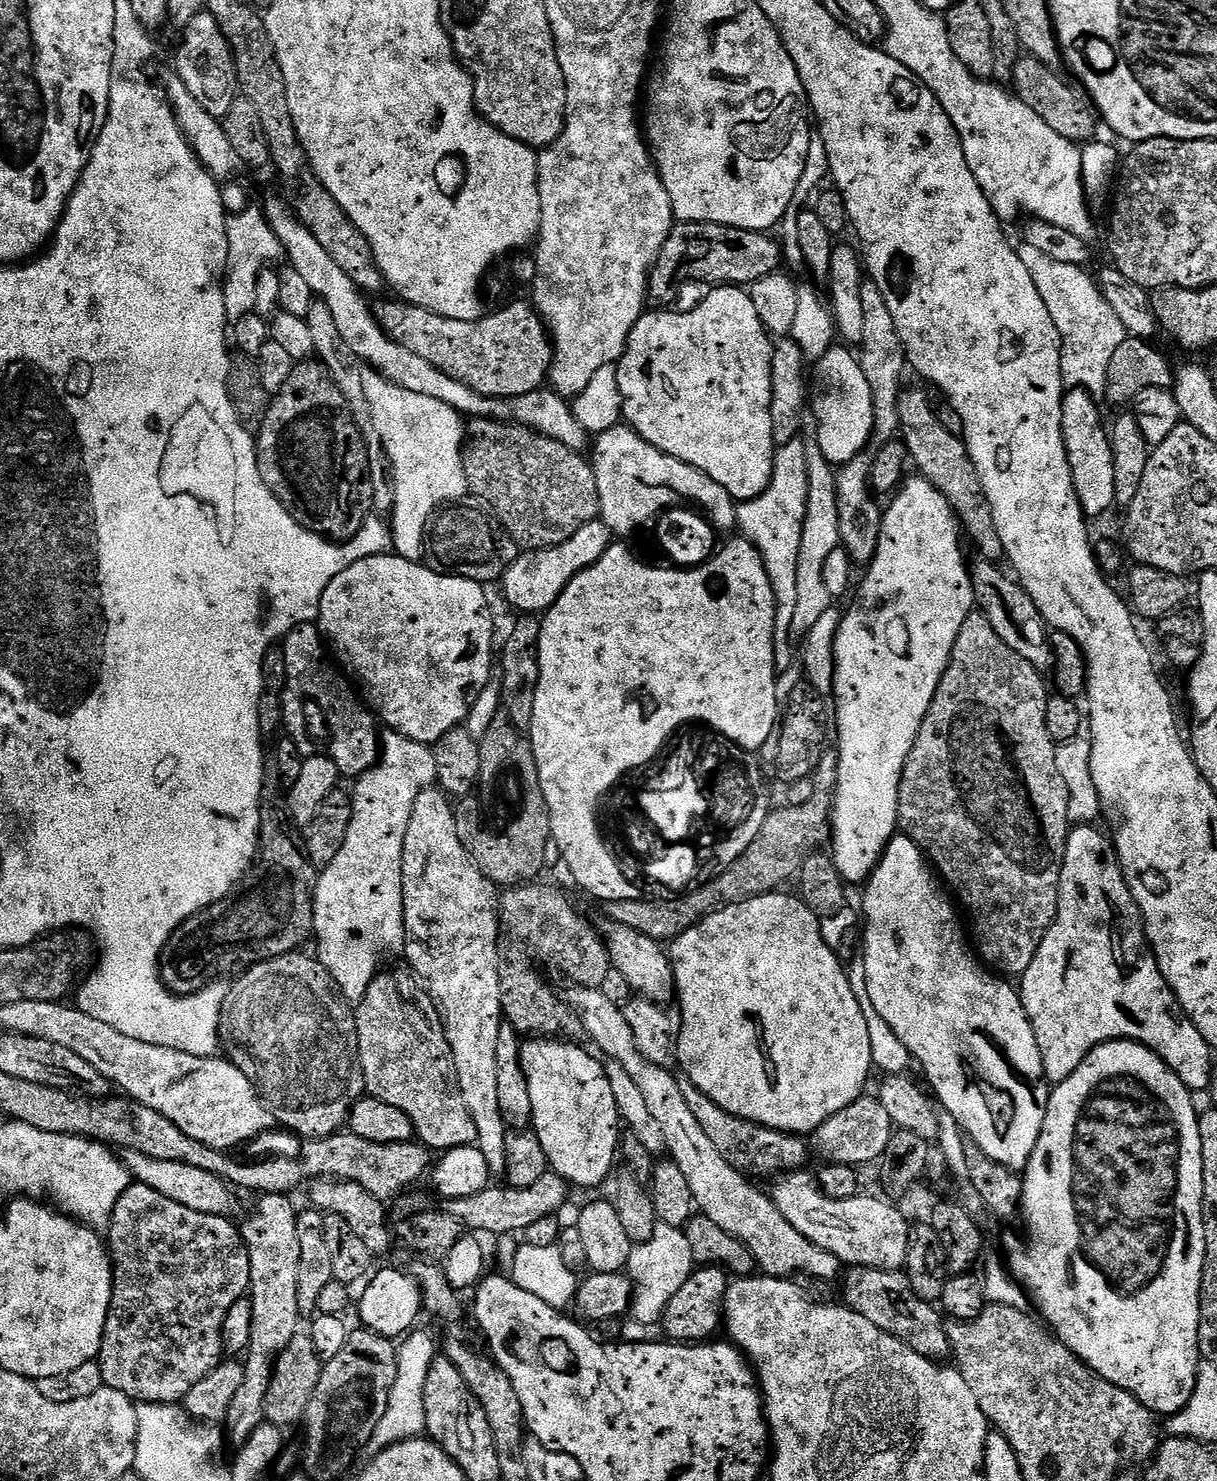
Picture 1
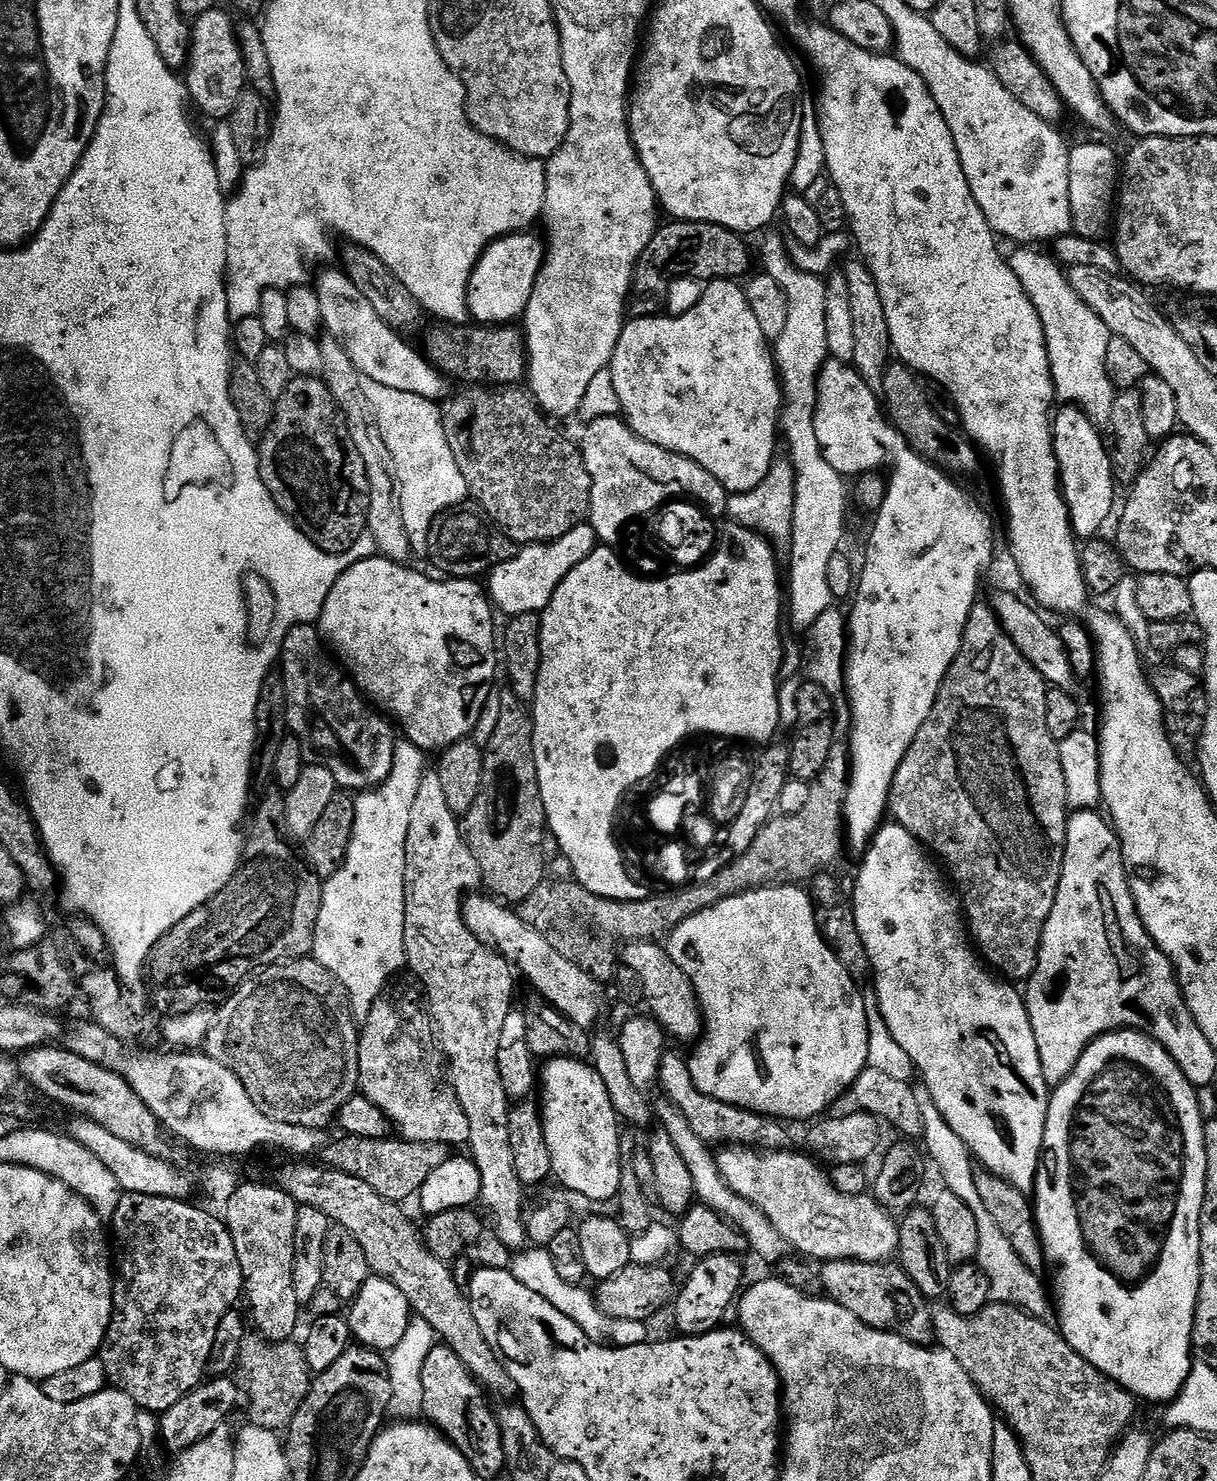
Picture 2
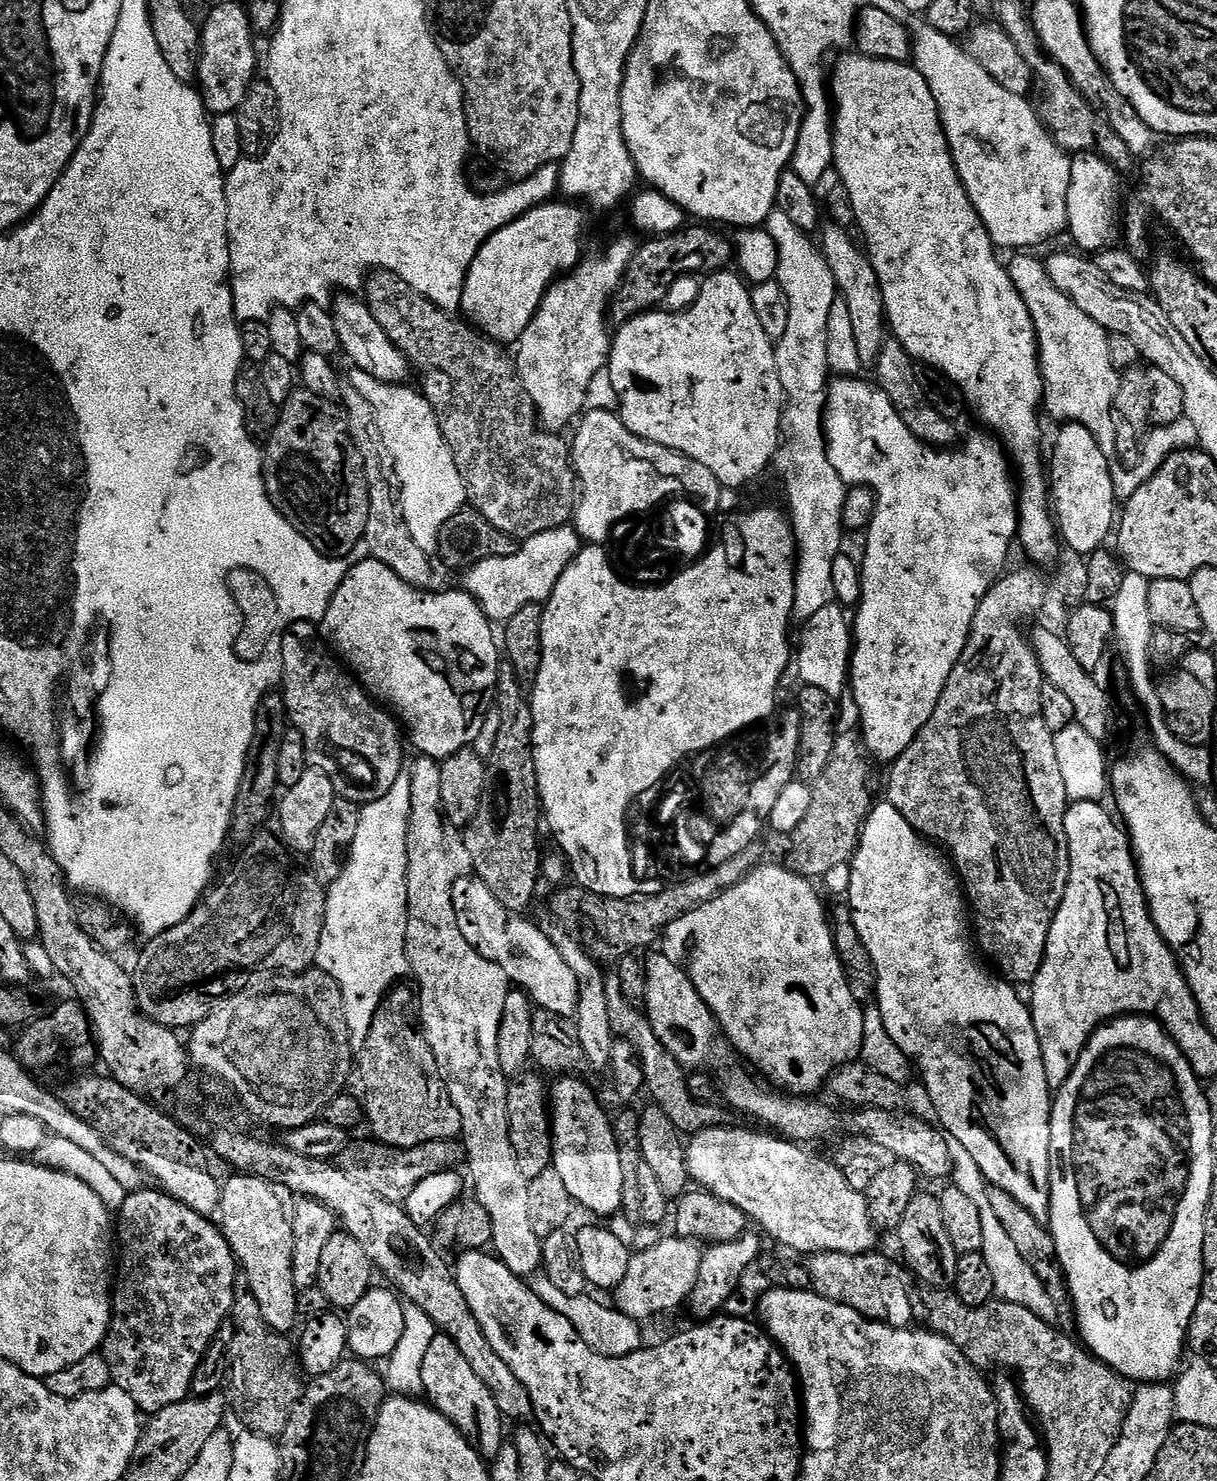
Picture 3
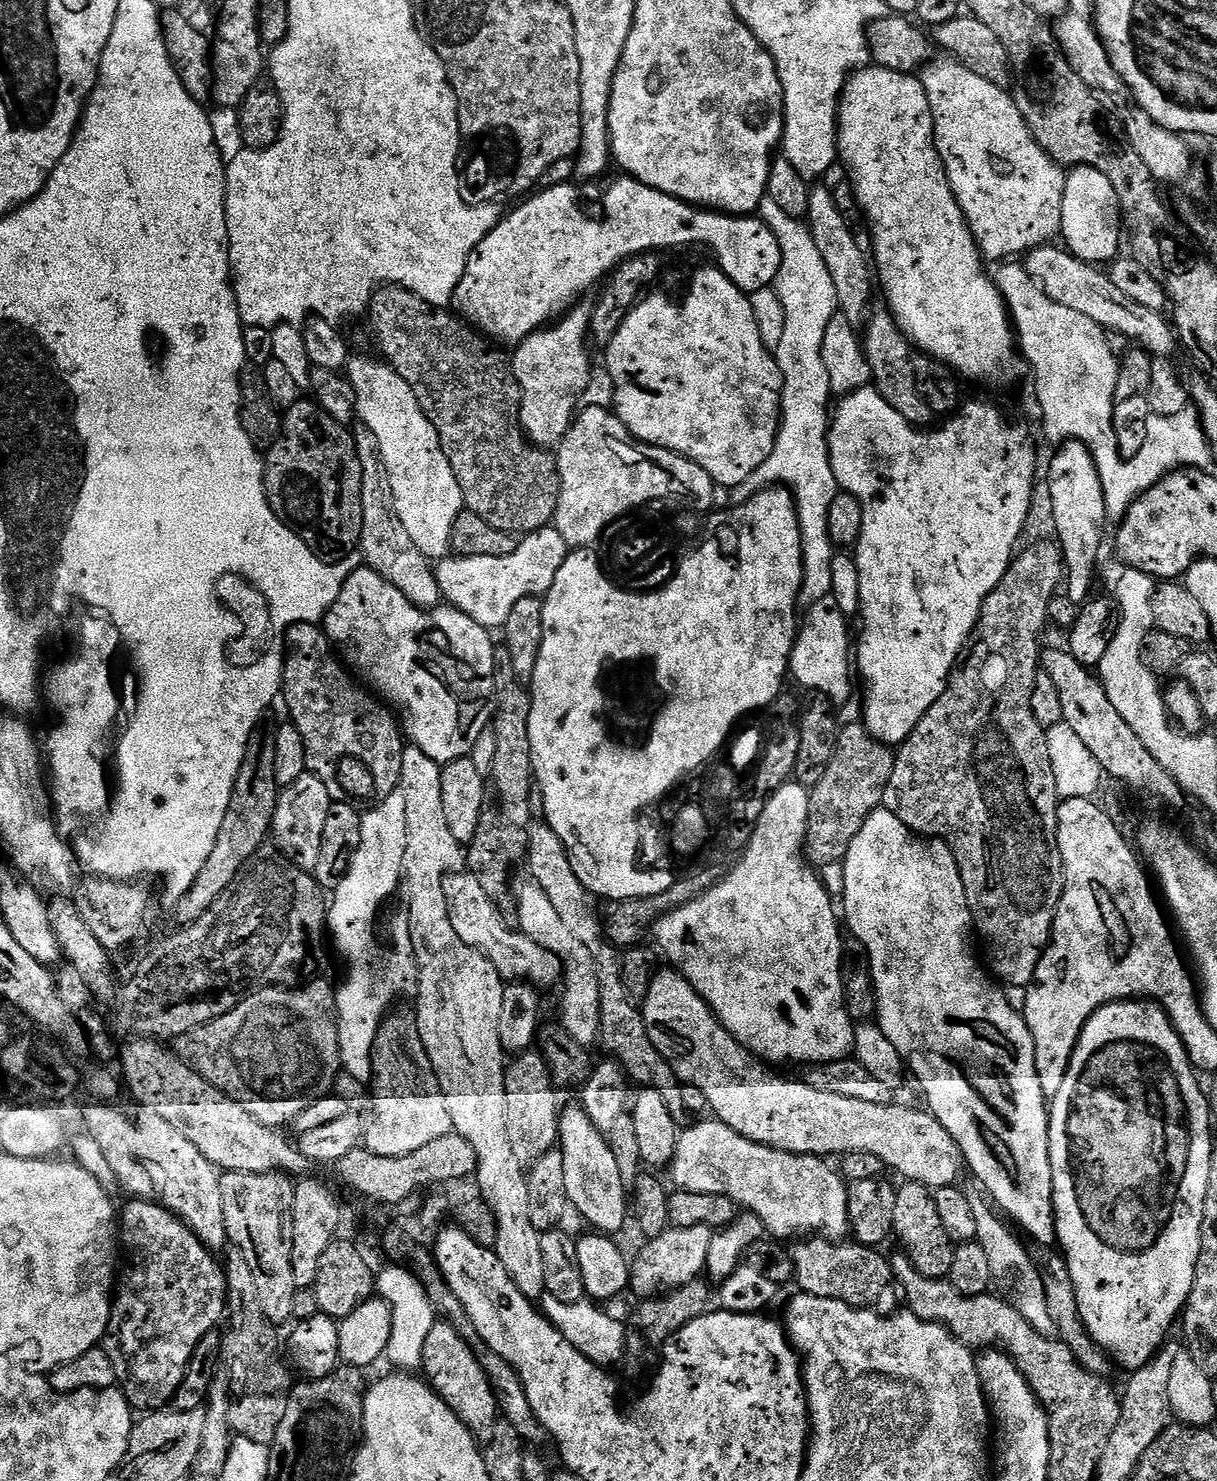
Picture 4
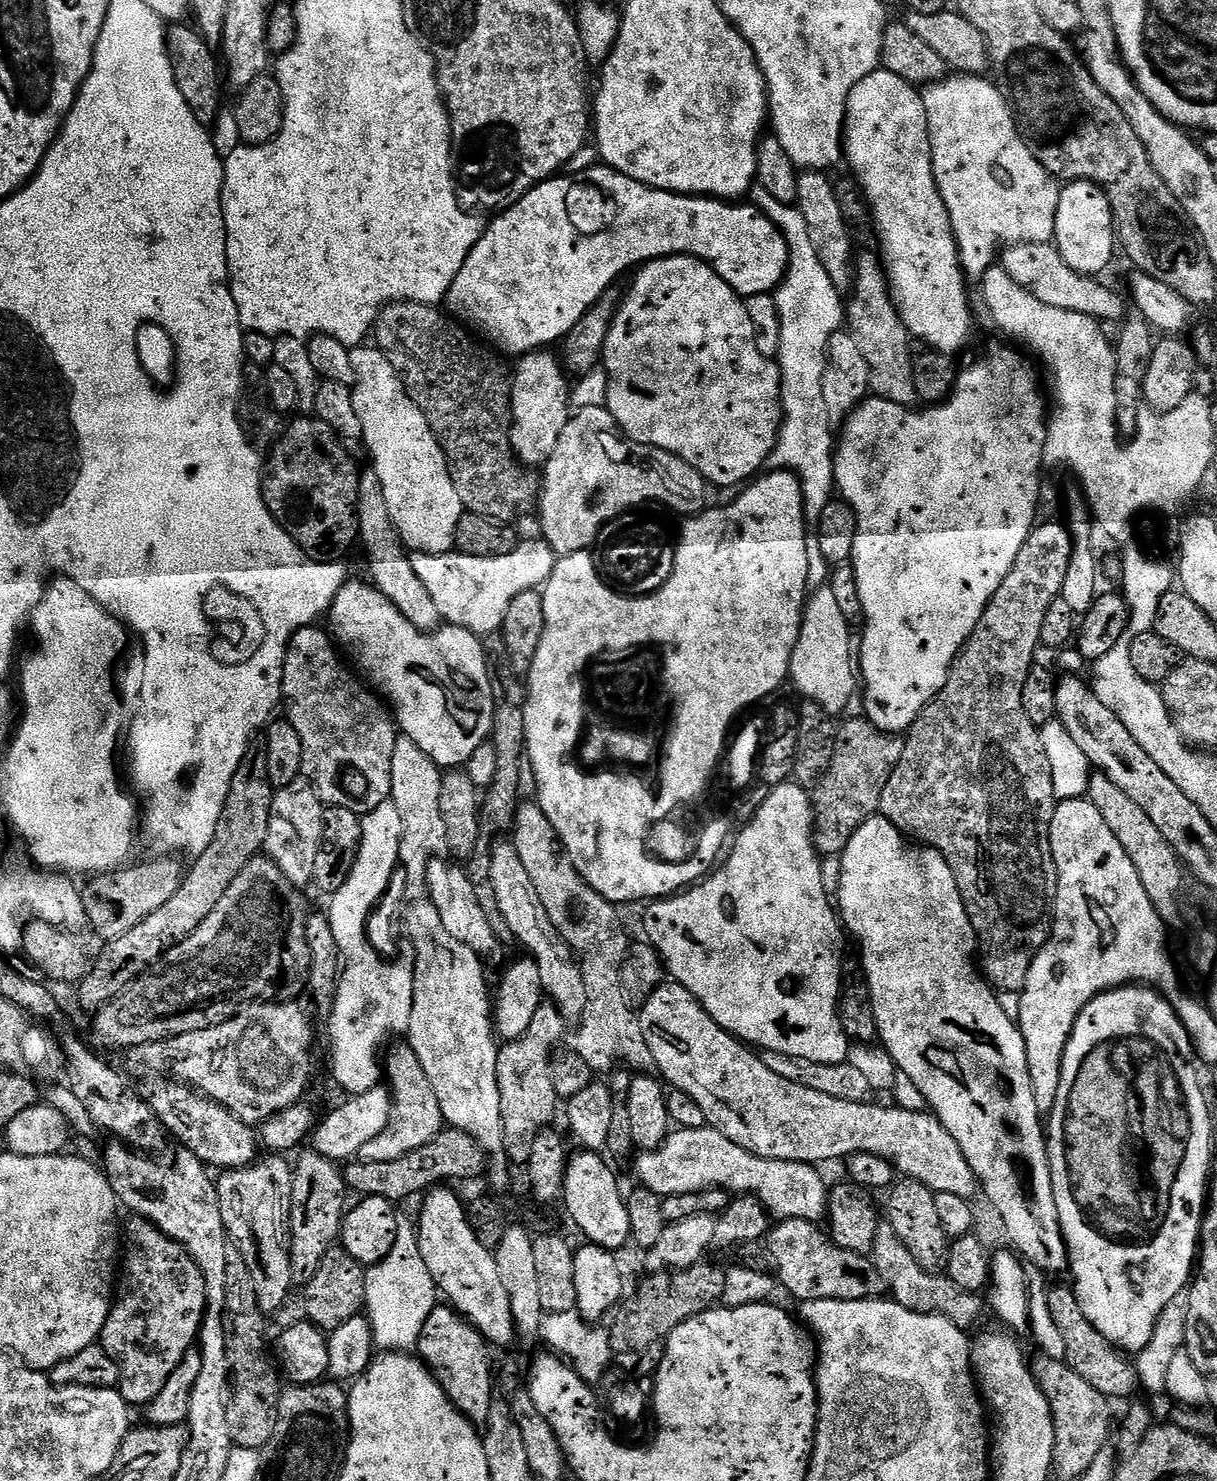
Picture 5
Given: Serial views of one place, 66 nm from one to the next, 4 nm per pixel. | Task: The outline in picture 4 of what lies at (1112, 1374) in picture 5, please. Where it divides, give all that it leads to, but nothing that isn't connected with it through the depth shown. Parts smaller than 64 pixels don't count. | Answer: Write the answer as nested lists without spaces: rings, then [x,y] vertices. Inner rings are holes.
[[[1044,1246],[1037,1247],[1035,1250],[1037,1252],[1031,1253],[1030,1260],[1033,1265],[1036,1263],[1036,1268],[1040,1271],[1038,1279],[1045,1295],[1046,1311],[1050,1314],[1051,1321],[1054,1322],[1055,1339],[1065,1344],[1070,1350],[1070,1354],[1074,1354],[1077,1362],[1090,1374],[1107,1377],[1109,1375],[1108,1371],[1114,1368],[1113,1361],[1108,1353],[1096,1343],[1092,1335],[1088,1333],[1082,1314],[1078,1310],[1074,1278],[1070,1278],[1068,1263],[1064,1261],[1064,1257],[1059,1251],[1049,1250]]]

